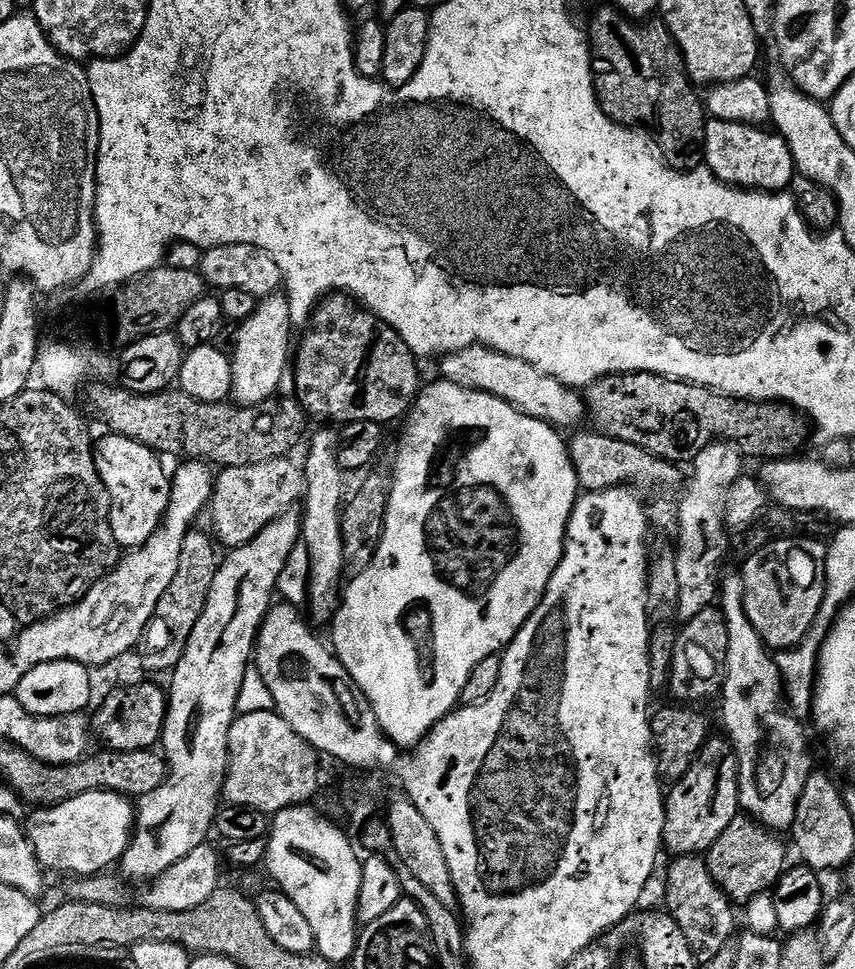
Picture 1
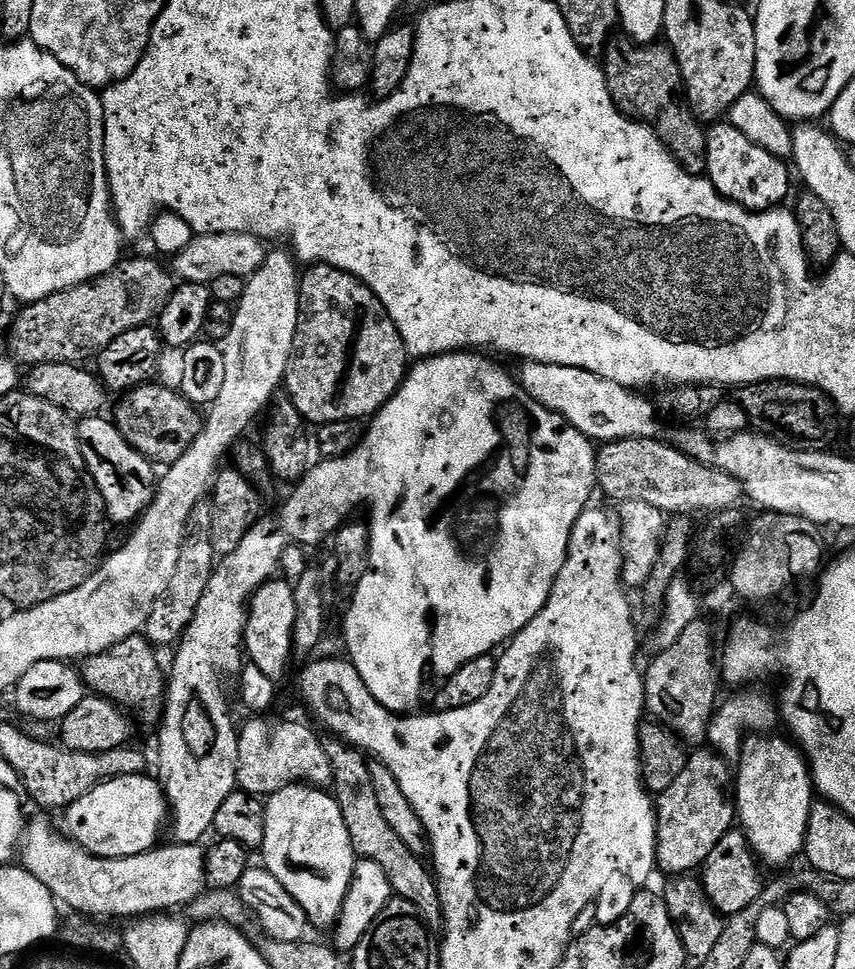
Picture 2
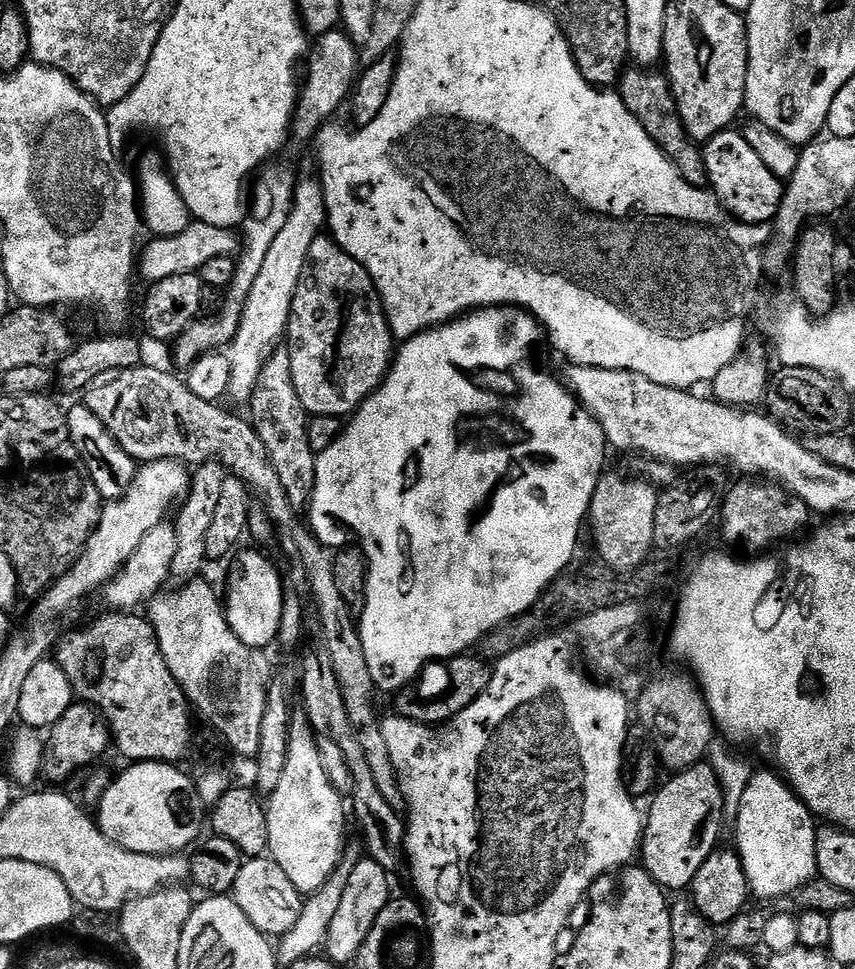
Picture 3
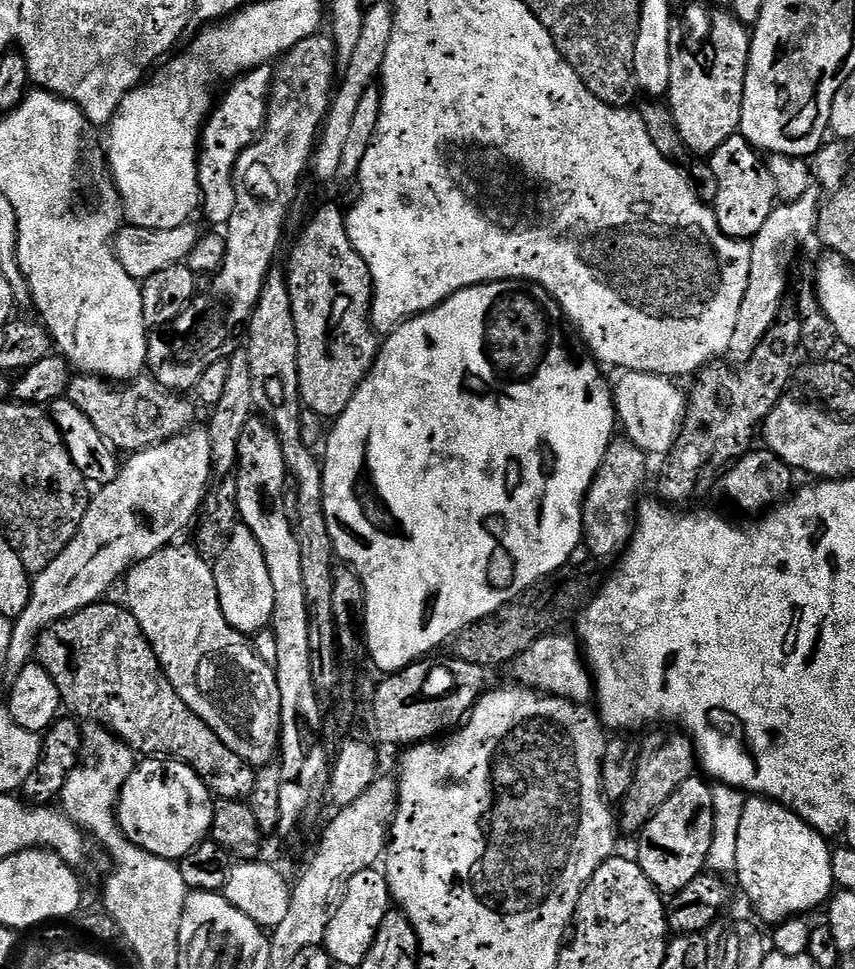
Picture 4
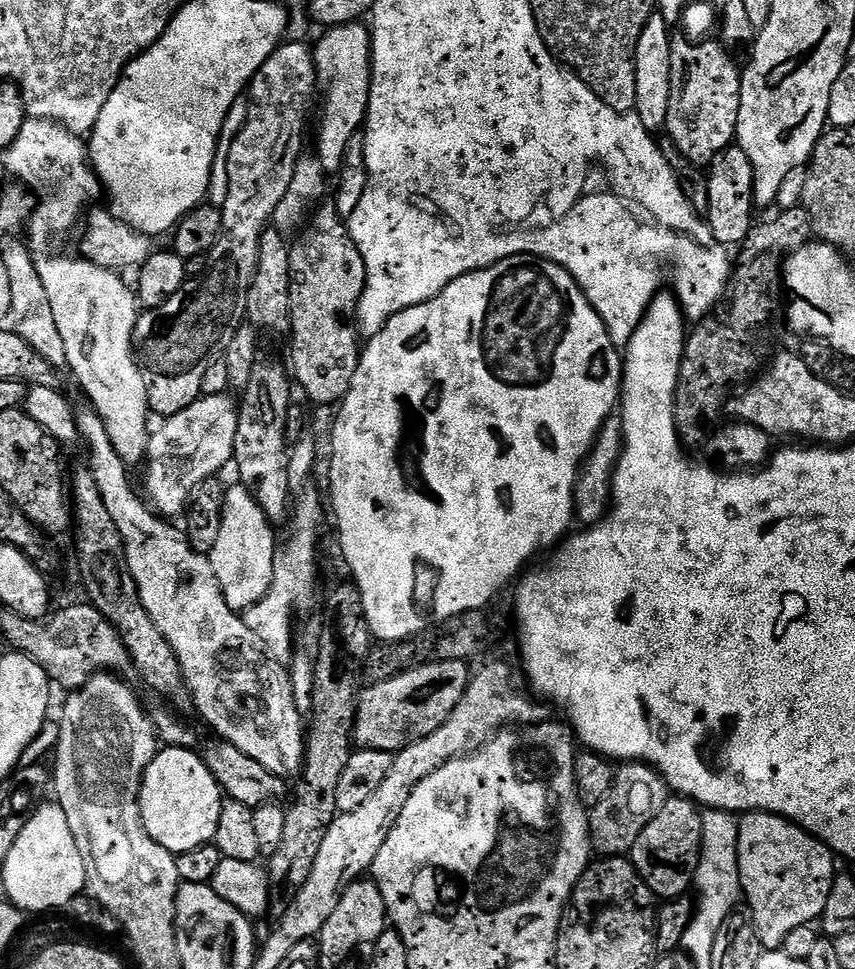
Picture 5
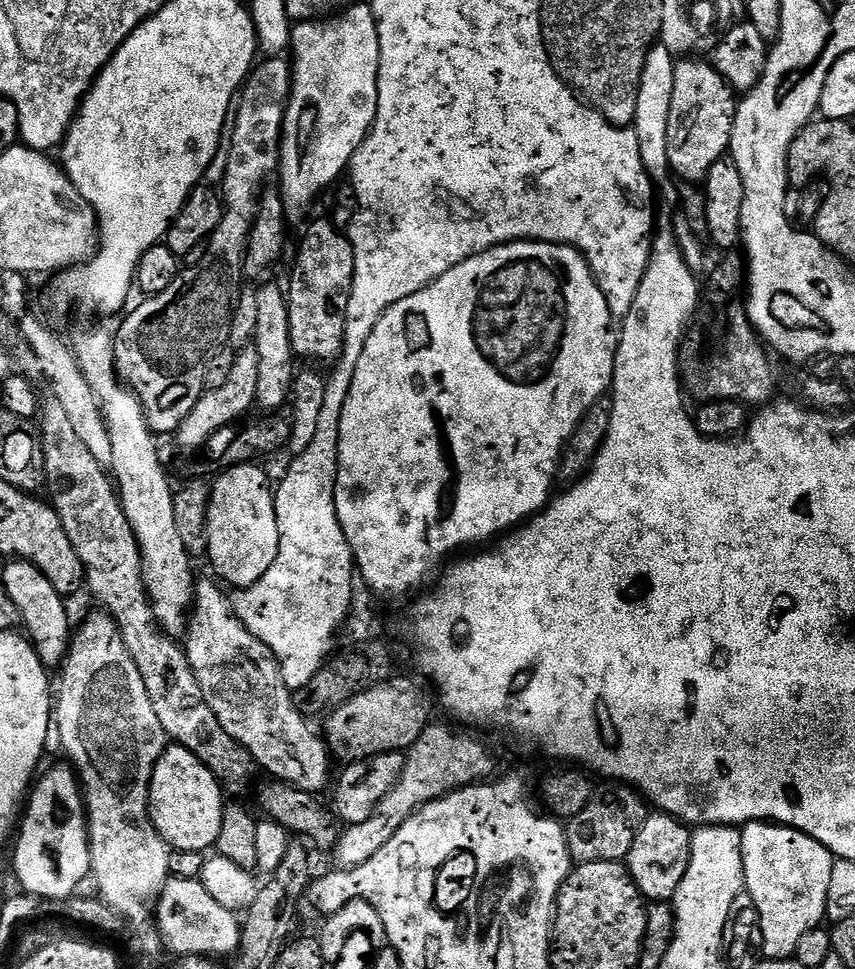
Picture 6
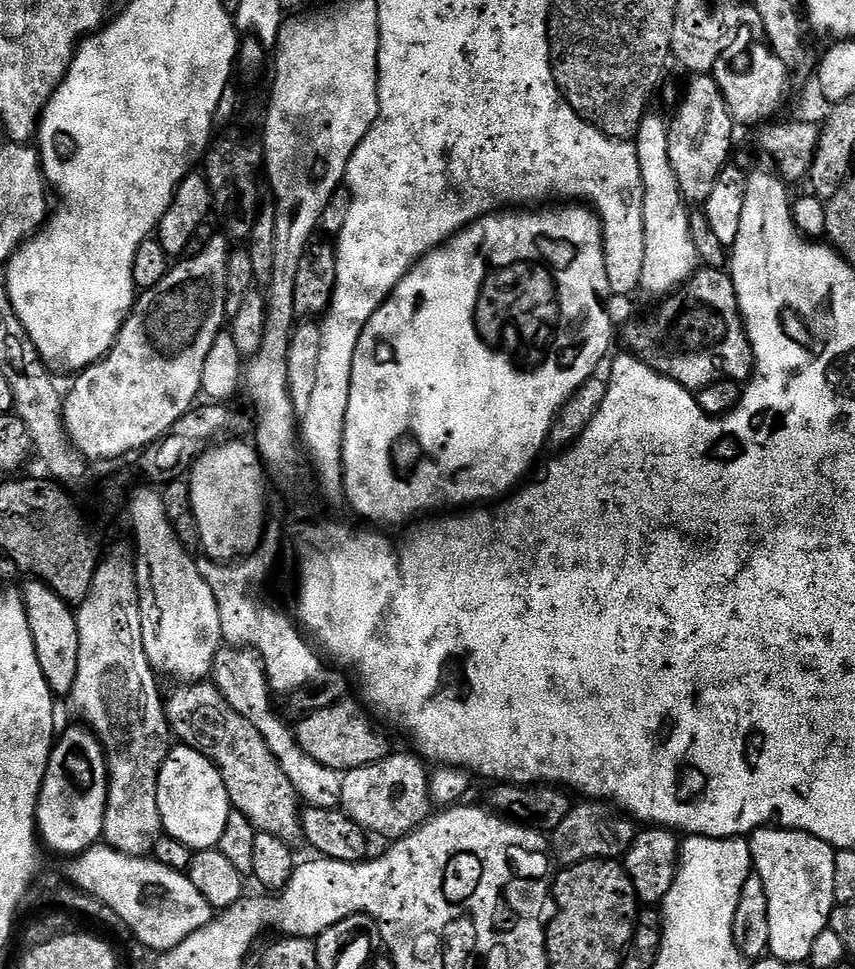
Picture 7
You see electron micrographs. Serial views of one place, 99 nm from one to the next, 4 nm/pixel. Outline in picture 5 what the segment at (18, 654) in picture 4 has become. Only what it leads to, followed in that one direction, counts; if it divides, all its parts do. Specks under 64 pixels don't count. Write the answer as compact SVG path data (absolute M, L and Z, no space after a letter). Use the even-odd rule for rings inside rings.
M220 392L208 395L201 395L200 399L186 406L186 410L167 417L161 423L164 425L148 437L148 469L144 472L142 492L147 503L161 517L183 517L202 482L213 479L227 464L229 467L233 463L240 404L237 397L235 400Z

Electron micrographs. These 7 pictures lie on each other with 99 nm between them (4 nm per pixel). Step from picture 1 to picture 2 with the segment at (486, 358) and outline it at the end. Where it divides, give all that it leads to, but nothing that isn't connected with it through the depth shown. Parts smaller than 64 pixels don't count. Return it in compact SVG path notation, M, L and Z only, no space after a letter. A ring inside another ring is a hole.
M528 362L518 372L523 391L544 408L559 414L565 425L577 428L593 442L625 440L626 438L655 437L656 408L639 391L623 388L581 368Z

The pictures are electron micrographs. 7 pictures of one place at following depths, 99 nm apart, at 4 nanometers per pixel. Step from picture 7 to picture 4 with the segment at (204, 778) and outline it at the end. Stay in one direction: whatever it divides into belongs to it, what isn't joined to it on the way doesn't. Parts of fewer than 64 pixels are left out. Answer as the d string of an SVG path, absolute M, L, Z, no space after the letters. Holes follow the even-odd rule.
M148 758L137 763L136 772L128 779L124 795L120 802L118 815L120 827L129 840L133 840L142 850L158 858L179 862L183 856L190 854L194 846L209 839L212 831L212 819L216 804L206 782L188 764L171 758Z

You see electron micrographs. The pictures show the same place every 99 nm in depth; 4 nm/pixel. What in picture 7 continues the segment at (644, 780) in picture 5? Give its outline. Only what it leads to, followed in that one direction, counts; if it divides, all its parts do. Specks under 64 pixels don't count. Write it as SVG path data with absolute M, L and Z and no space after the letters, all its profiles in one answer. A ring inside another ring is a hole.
M585 799L566 814L565 820L550 834L550 856L557 865L567 866L583 860L616 860L634 842L638 831L631 816L617 805L602 800Z

